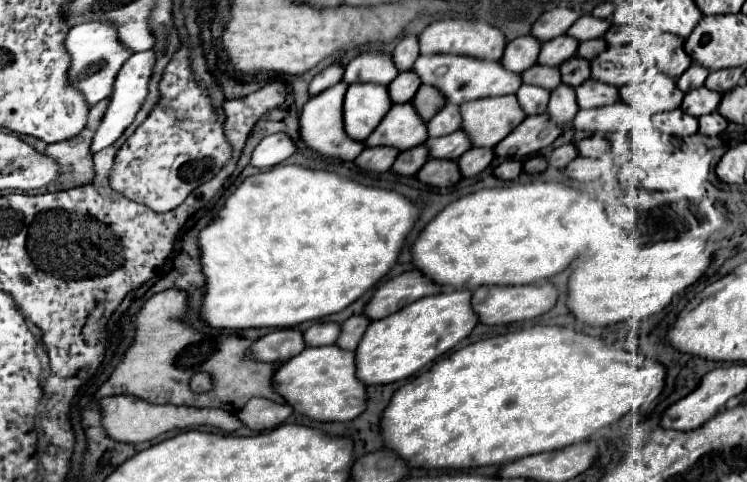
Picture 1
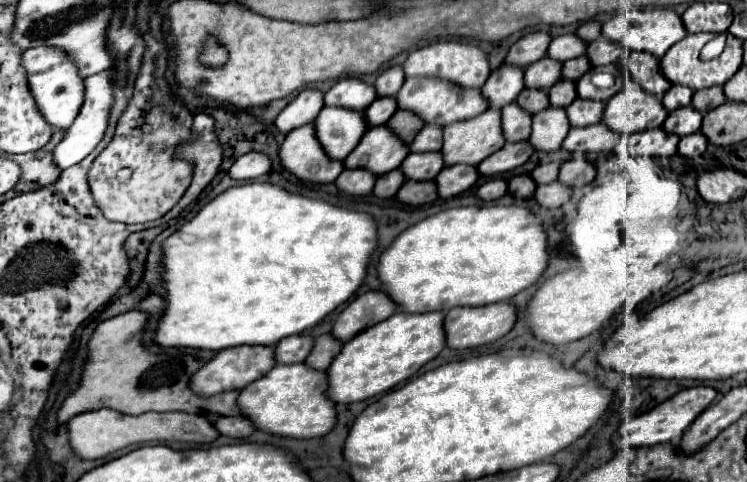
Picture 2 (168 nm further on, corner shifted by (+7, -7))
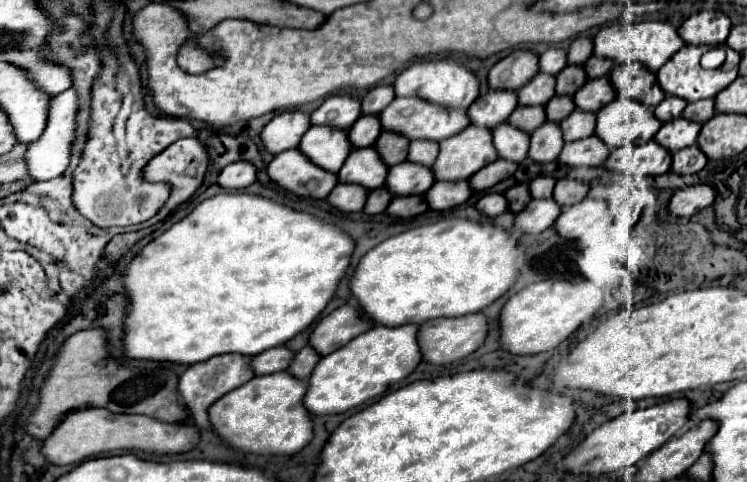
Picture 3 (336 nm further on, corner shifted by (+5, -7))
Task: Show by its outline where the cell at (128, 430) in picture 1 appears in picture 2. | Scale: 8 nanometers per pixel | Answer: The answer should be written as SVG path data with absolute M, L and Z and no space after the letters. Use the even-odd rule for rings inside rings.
M112 408L92 410L92 412L74 416L68 422L68 432L70 432L70 444L72 444L74 452L86 460L104 458L116 450L122 450L122 448L126 448L130 444L138 444L138 442L182 440L182 442L210 444L220 436L220 432L214 428L214 424L206 416L186 414L186 412L164 412L164 414L146 412L140 416L128 416L128 414L116 412Z

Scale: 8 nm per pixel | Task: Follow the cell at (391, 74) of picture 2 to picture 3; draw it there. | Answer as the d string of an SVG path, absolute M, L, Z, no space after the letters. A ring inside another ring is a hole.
M376 86L372 88L364 100L362 100L362 114L380 114L382 108L386 108L386 104L390 104L394 100L394 90L392 86Z

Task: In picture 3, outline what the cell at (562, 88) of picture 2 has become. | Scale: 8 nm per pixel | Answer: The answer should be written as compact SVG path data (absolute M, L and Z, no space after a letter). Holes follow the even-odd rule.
M554 96L546 106L546 120L548 122L562 122L572 110L574 110L574 102L570 96Z

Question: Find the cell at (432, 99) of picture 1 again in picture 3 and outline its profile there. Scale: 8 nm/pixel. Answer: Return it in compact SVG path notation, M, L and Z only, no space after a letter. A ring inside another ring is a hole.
M382 132L374 144L376 152L380 154L382 162L392 168L400 162L406 160L406 152L408 152L408 140L402 140L402 136L394 136L392 132Z

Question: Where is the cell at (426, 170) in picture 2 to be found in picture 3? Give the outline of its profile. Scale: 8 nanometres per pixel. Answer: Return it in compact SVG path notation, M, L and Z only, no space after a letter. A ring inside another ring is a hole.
M408 160L398 164L398 168L390 168L386 176L386 188L392 196L412 196L426 194L434 184L434 174L426 166L410 164Z

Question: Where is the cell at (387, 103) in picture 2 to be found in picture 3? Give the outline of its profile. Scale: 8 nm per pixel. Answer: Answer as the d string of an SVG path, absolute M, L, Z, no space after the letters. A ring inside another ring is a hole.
M360 116L354 126L348 130L348 140L352 148L370 148L374 140L378 140L382 128L378 124L378 116Z

